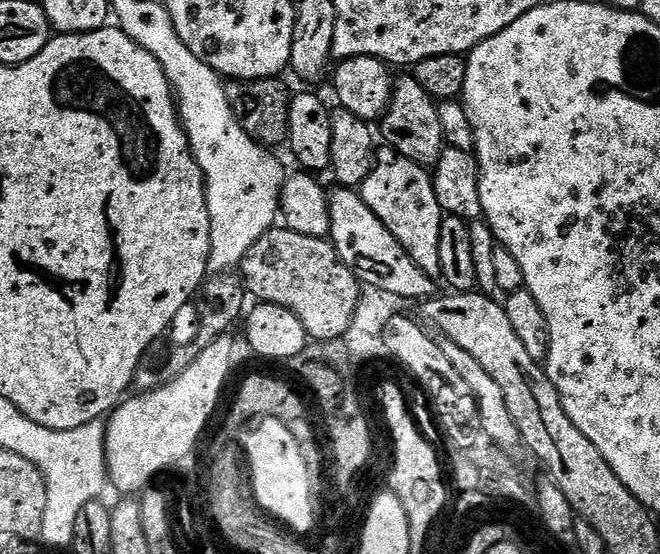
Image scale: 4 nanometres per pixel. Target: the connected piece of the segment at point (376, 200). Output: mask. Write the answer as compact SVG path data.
M381 147L376 154L376 165L359 189L360 197L374 210L374 214L402 242L402 250L418 262L420 269L433 278L440 276L438 262L438 234L446 213L440 208L435 194L433 173L418 162L410 162L393 148Z

